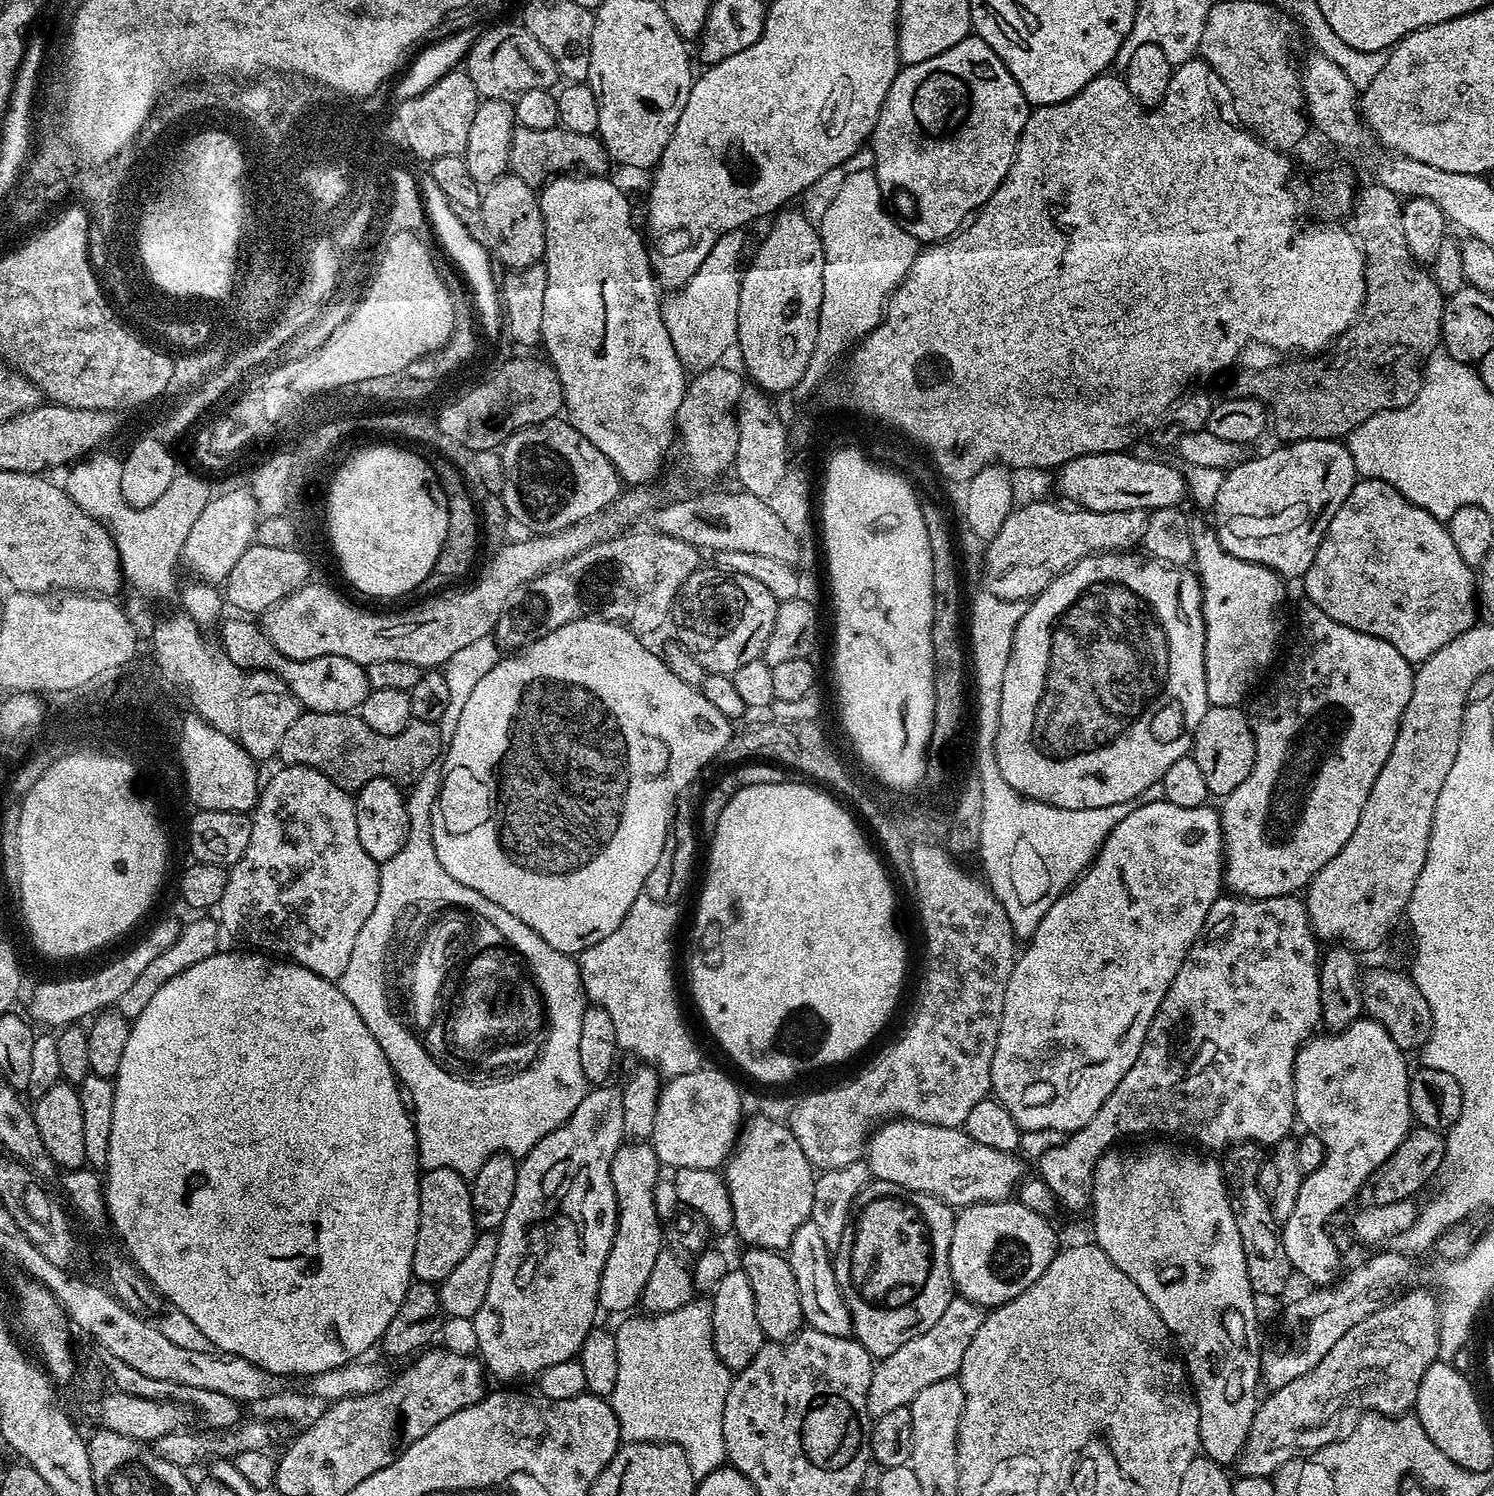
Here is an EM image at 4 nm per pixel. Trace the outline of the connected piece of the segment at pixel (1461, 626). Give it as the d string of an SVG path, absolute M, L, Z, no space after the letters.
M1357 479L1346 502L1342 502L1342 506L1338 506L1338 514L1334 514L1334 518L1330 518L1330 526L1326 526L1326 534L1314 554L1314 562L1310 562L1310 570L1302 577L1302 584L1304 584L1305 594L1308 595L1305 597L1311 604L1318 606L1318 610L1322 610L1322 614L1334 618L1334 622L1342 622L1342 626L1350 626L1362 634L1370 634L1382 642L1390 642L1390 646L1394 646L1394 650L1398 650L1398 654L1402 654L1402 658L1406 658L1408 663L1413 666L1419 666L1423 660L1430 658L1430 654L1442 650L1442 646L1446 646L1446 642L1454 642L1454 638L1458 638L1458 634L1470 630L1478 620L1478 616L1476 616L1478 580L1474 575L1474 569L1466 562L1462 562L1461 556L1458 555L1458 549L1454 546L1454 538L1450 538L1445 521L1439 516L1432 515L1425 508L1419 508L1417 504L1410 503L1398 489L1390 486L1385 480Z

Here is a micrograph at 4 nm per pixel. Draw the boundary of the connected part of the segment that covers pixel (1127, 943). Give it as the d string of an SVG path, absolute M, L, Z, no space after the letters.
M1155 800L1149 804L1137 803L1122 822L1110 830L1104 840L1096 859L1076 877L1076 883L1071 884L1061 894L1058 902L1046 910L1042 922L1034 929L1030 937L1028 949L1021 951L1016 958L1016 964L1010 974L1010 982L1006 982L1006 998L1002 1010L1002 1026L998 1030L998 1042L994 1046L994 1062L990 1066L992 1079L991 1095L1006 1110L1010 1110L1010 1118L1024 1132L1030 1131L1062 1131L1067 1134L1076 1132L1114 1094L1118 1082L1134 1066L1138 1054L1144 1045L1146 1034L1150 1030L1150 1022L1162 1002L1166 998L1166 990L1170 990L1170 982L1174 982L1174 974L1182 970L1182 962L1186 954L1194 946L1200 936L1202 926L1206 922L1206 914L1210 914L1210 906L1222 895L1224 884L1224 831L1220 825L1220 814L1215 807L1205 806L1191 808L1190 806L1174 806L1168 800Z

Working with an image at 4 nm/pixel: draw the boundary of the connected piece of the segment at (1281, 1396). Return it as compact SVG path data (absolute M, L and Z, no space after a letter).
M1420 1288L1407 1292L1397 1295L1377 1312L1370 1314L1370 1318L1362 1318L1358 1326L1350 1326L1350 1330L1346 1330L1346 1334L1342 1334L1342 1338L1334 1342L1334 1347L1326 1353L1326 1358L1322 1358L1322 1362L1314 1366L1314 1370L1302 1374L1302 1378L1294 1378L1294 1382L1286 1382L1286 1386L1275 1389L1265 1400L1263 1397L1250 1426L1244 1449L1238 1457L1240 1476L1271 1477L1279 1472L1291 1461L1288 1459L1292 1452L1288 1447L1291 1444L1310 1443L1312 1436L1308 1431L1330 1423L1343 1404L1361 1404L1369 1413L1395 1417L1411 1413L1415 1409L1422 1374L1426 1374L1429 1366L1437 1363L1440 1351L1438 1300Z

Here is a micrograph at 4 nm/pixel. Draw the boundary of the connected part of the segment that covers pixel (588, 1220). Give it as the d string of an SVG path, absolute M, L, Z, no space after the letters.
M609 1082L603 1086L593 1087L584 1095L582 1102L574 1110L574 1114L558 1130L546 1134L538 1146L534 1146L519 1161L518 1183L514 1186L514 1199L510 1202L510 1210L506 1210L506 1218L498 1229L496 1238L496 1253L494 1254L494 1270L490 1270L490 1286L486 1286L486 1298L482 1298L482 1306L470 1318L472 1332L476 1335L476 1344L480 1347L479 1355L489 1373L492 1372L500 1380L520 1380L523 1376L539 1377L541 1372L550 1366L558 1366L558 1362L573 1359L579 1353L580 1347L586 1342L594 1325L597 1323L598 1286L602 1278L602 1266L606 1266L606 1254L610 1254L610 1246L616 1233L616 1195L614 1182L610 1174L610 1166L614 1154L625 1143L624 1123L622 1122L623 1087Z

